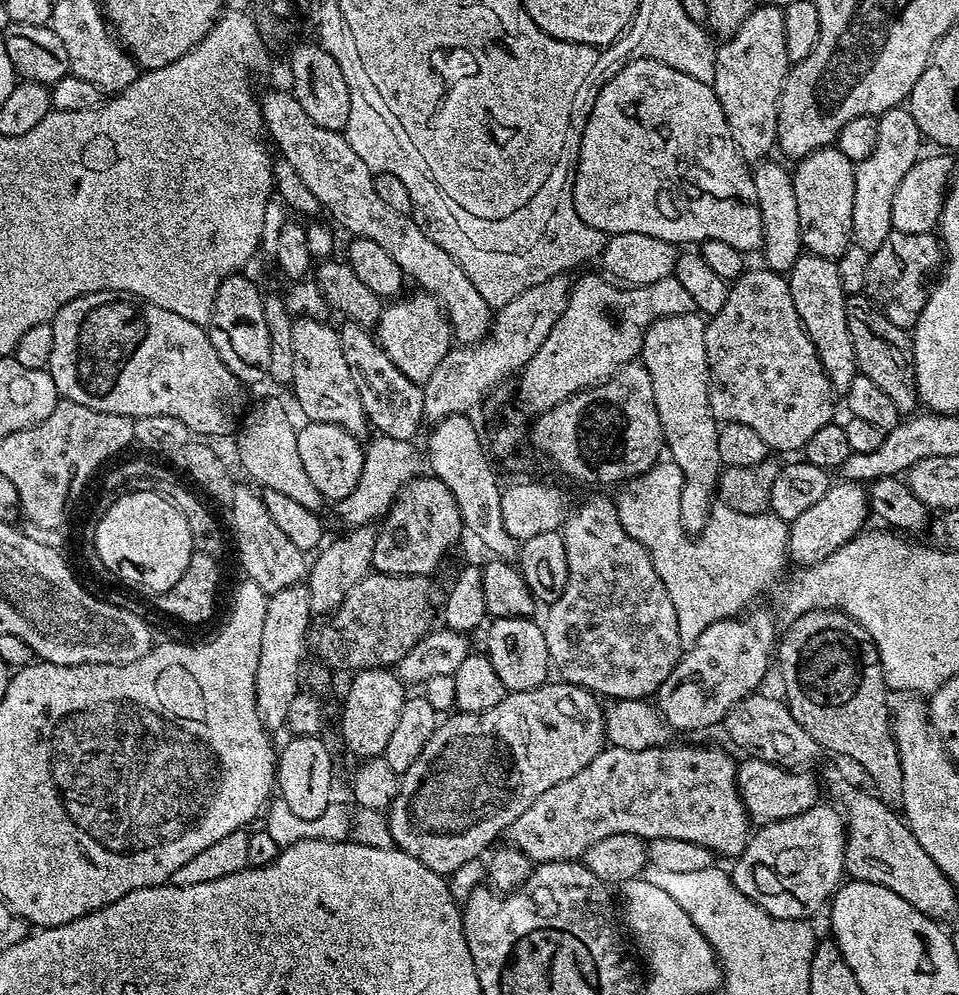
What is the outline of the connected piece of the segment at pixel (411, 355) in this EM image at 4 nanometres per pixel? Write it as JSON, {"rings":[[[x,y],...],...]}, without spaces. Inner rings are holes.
{"rings":[[[416,290],[413,293],[413,296],[393,299],[389,303],[392,305],[389,308],[387,305],[381,311],[374,336],[382,351],[398,366],[402,374],[420,386],[430,378],[430,374],[434,374],[438,362],[446,358],[453,347],[454,337],[452,327],[448,325],[448,320],[440,309],[440,303],[427,292]]]}

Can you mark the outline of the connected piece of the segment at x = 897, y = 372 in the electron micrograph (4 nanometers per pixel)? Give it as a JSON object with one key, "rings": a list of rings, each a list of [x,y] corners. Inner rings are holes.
{"rings":[[[852,294],[844,301],[844,313],[846,314],[846,334],[850,336],[850,346],[854,354],[856,371],[865,376],[890,398],[892,405],[896,407],[897,413],[908,414],[916,406],[918,397],[914,385],[914,377],[910,371],[910,360],[900,349],[896,341],[898,330],[889,320],[885,320],[879,312],[873,310],[867,299],[860,294]],[[909,411],[909,412],[908,412]]]}

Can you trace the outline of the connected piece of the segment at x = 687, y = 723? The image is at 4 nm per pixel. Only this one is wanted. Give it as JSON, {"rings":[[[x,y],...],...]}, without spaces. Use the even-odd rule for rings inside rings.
{"rings":[[[755,608],[706,626],[706,630],[702,630],[702,634],[698,634],[698,638],[687,645],[688,653],[685,656],[683,653],[677,659],[670,678],[662,682],[654,697],[654,708],[669,729],[677,728],[680,732],[696,732],[699,728],[711,729],[733,705],[759,689],[756,687],[763,682],[764,675],[770,672],[770,653],[778,640],[778,628],[776,632],[776,624],[766,609]]]}

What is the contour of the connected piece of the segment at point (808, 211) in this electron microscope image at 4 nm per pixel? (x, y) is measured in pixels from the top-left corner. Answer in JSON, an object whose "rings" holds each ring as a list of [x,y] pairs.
{"rings":[[[829,146],[814,150],[797,164],[800,165],[792,172],[792,189],[794,202],[797,203],[798,208],[798,230],[803,251],[813,256],[839,258],[850,244],[854,208],[854,174],[856,173],[853,161],[848,160],[839,148]]]}

